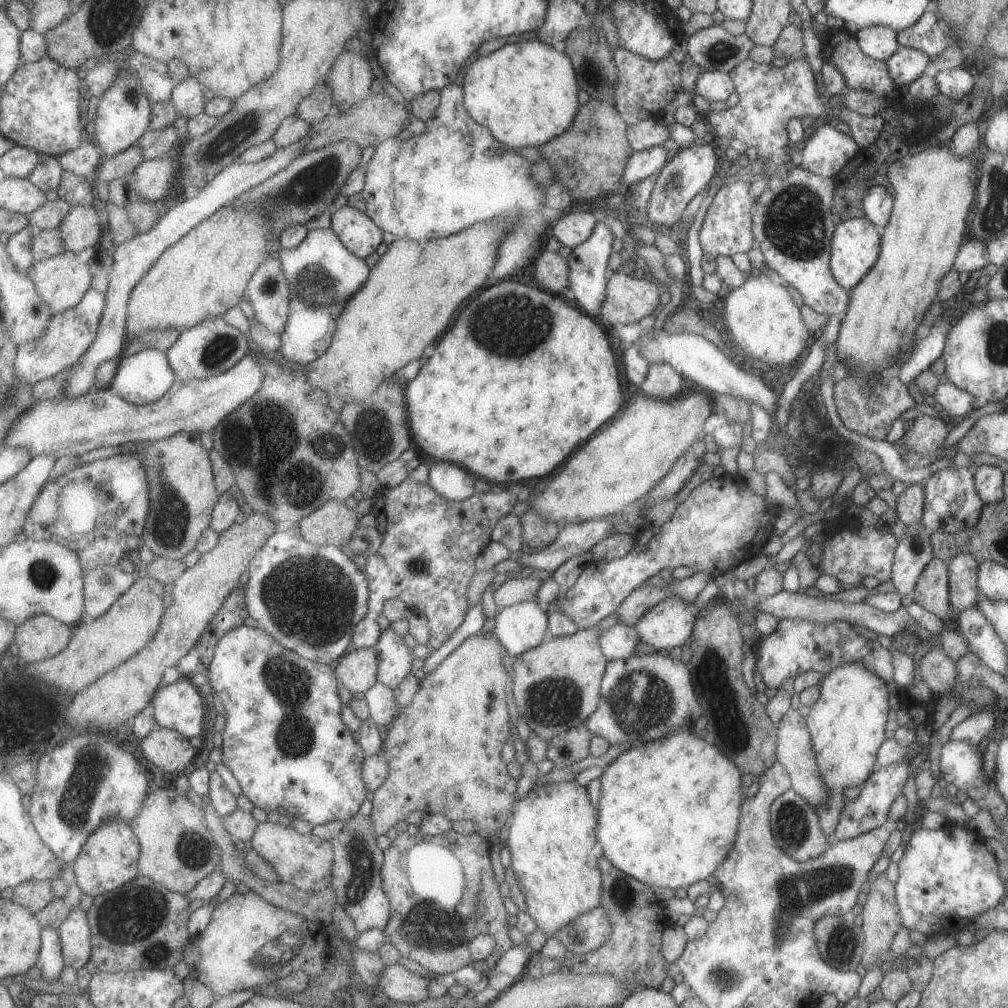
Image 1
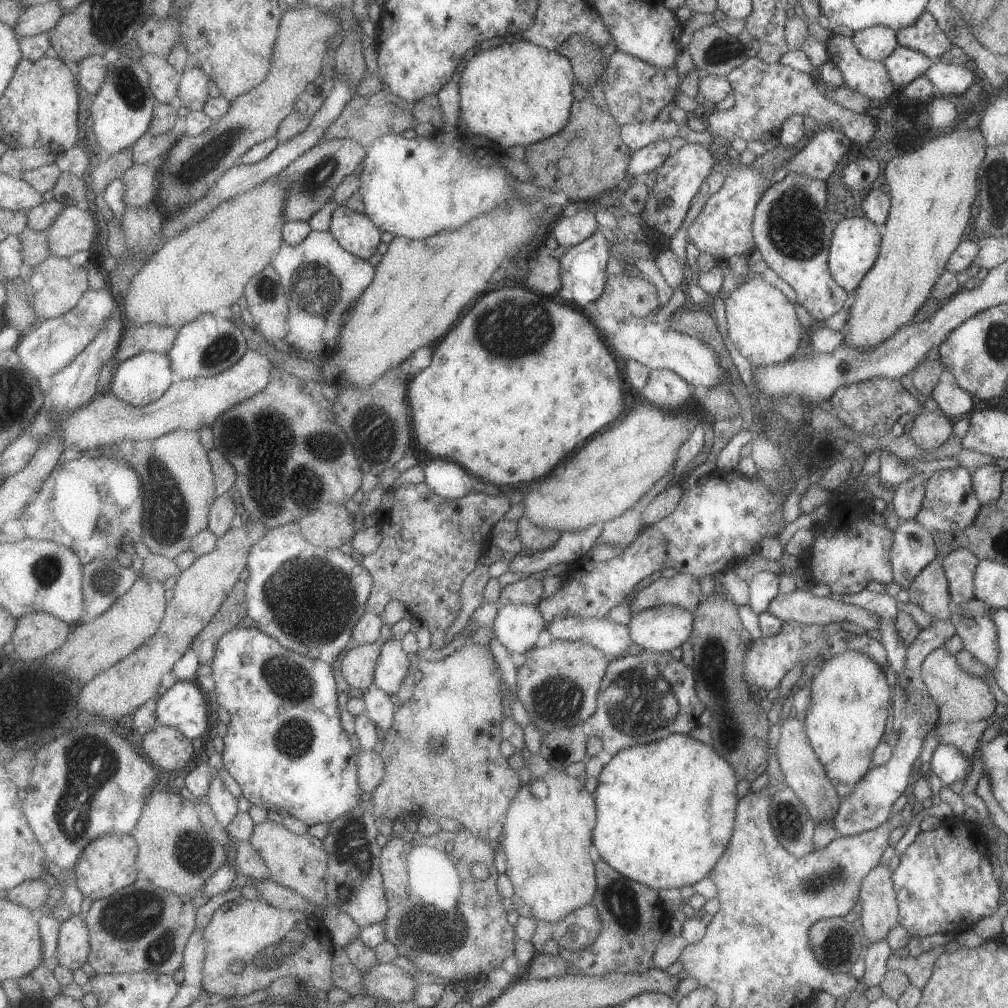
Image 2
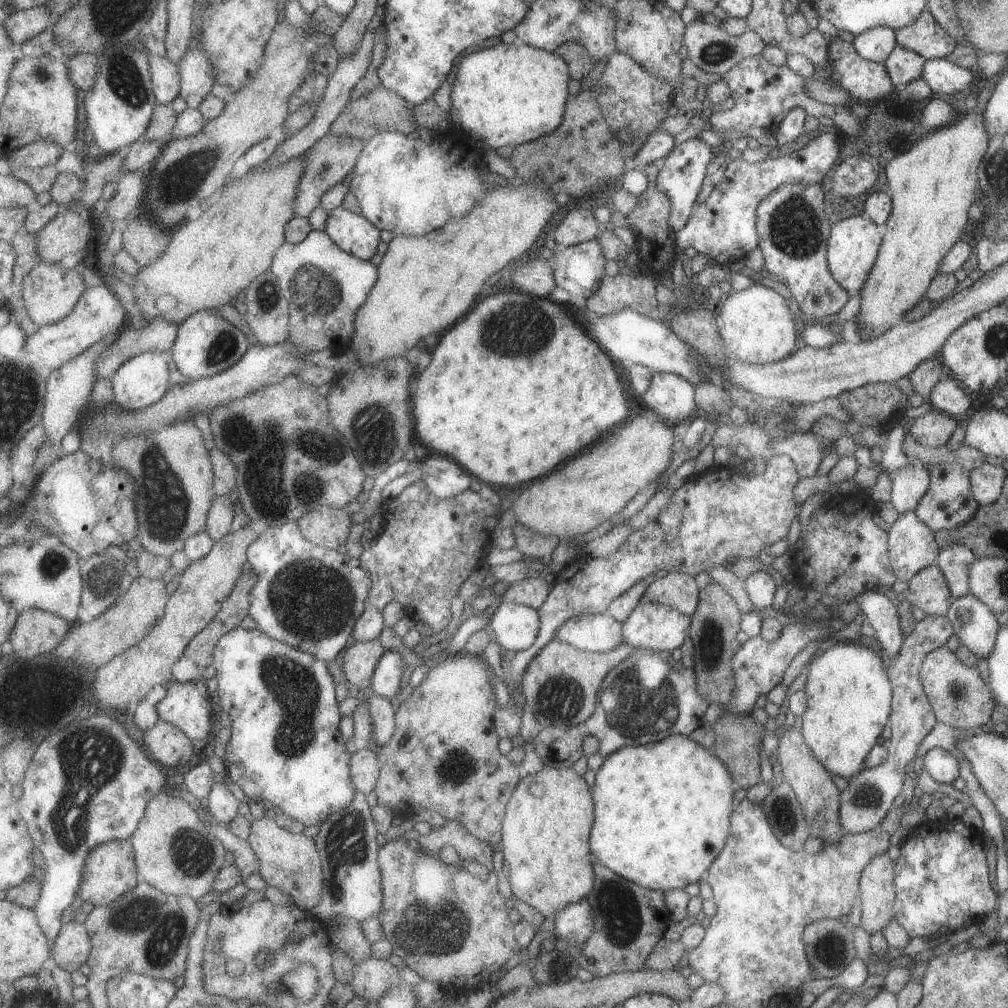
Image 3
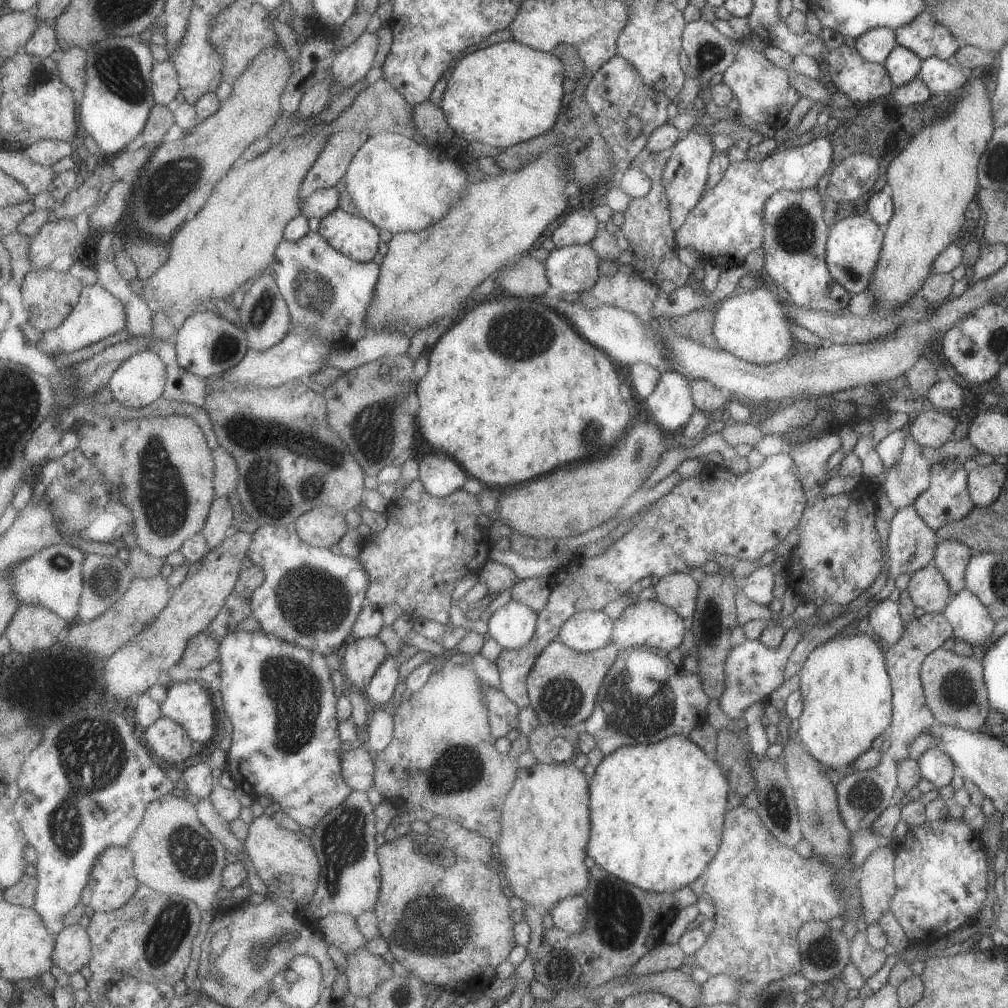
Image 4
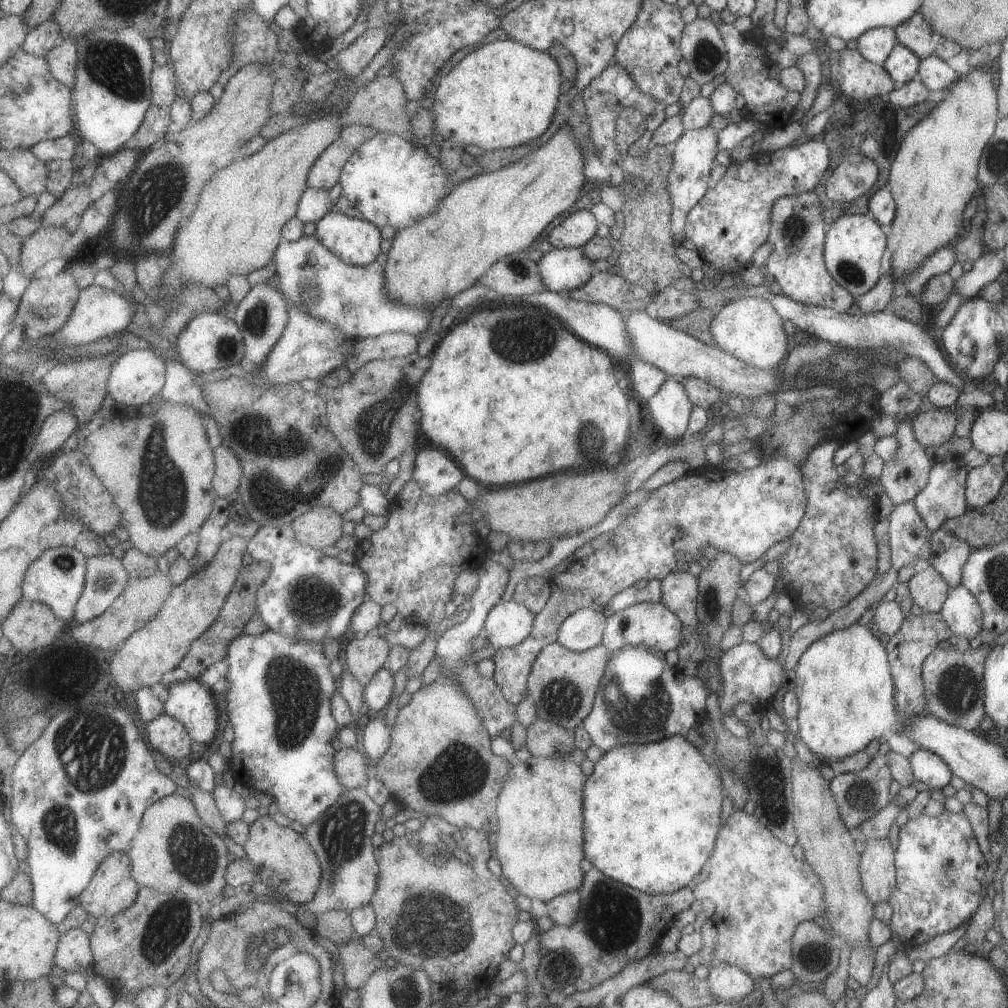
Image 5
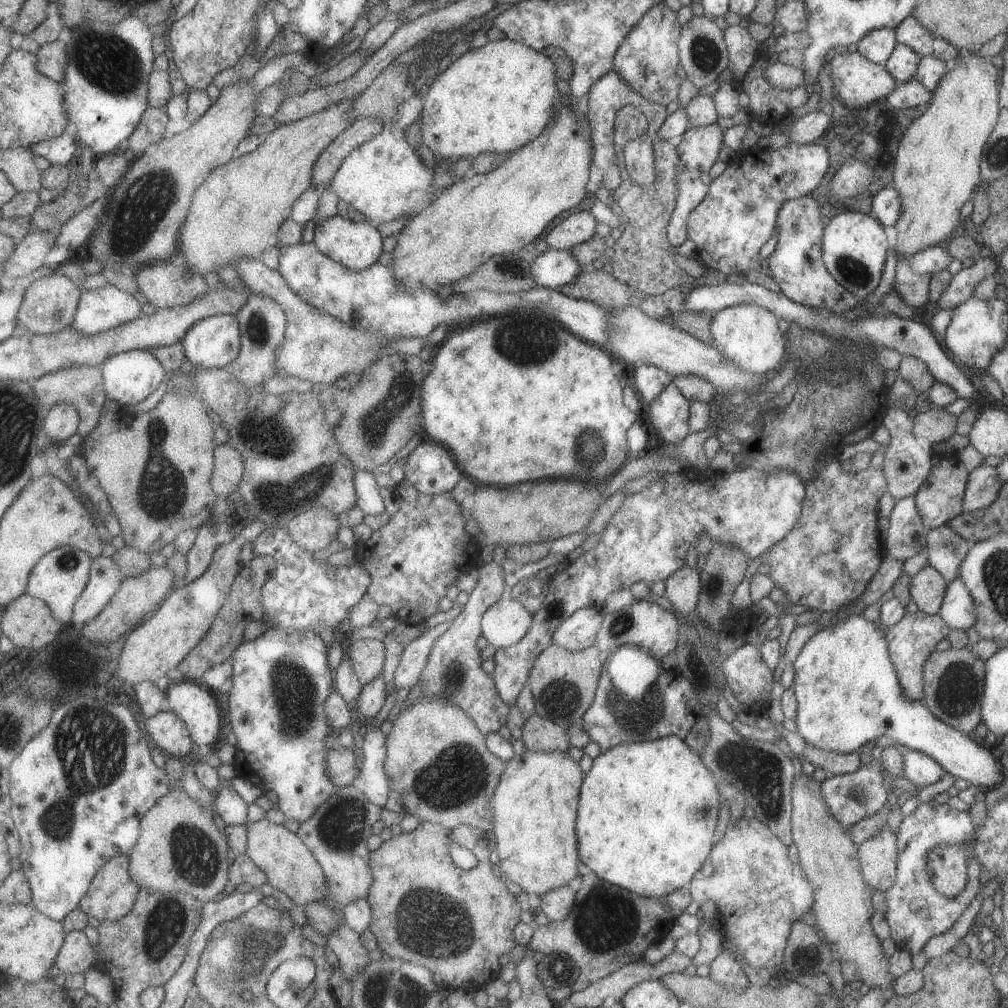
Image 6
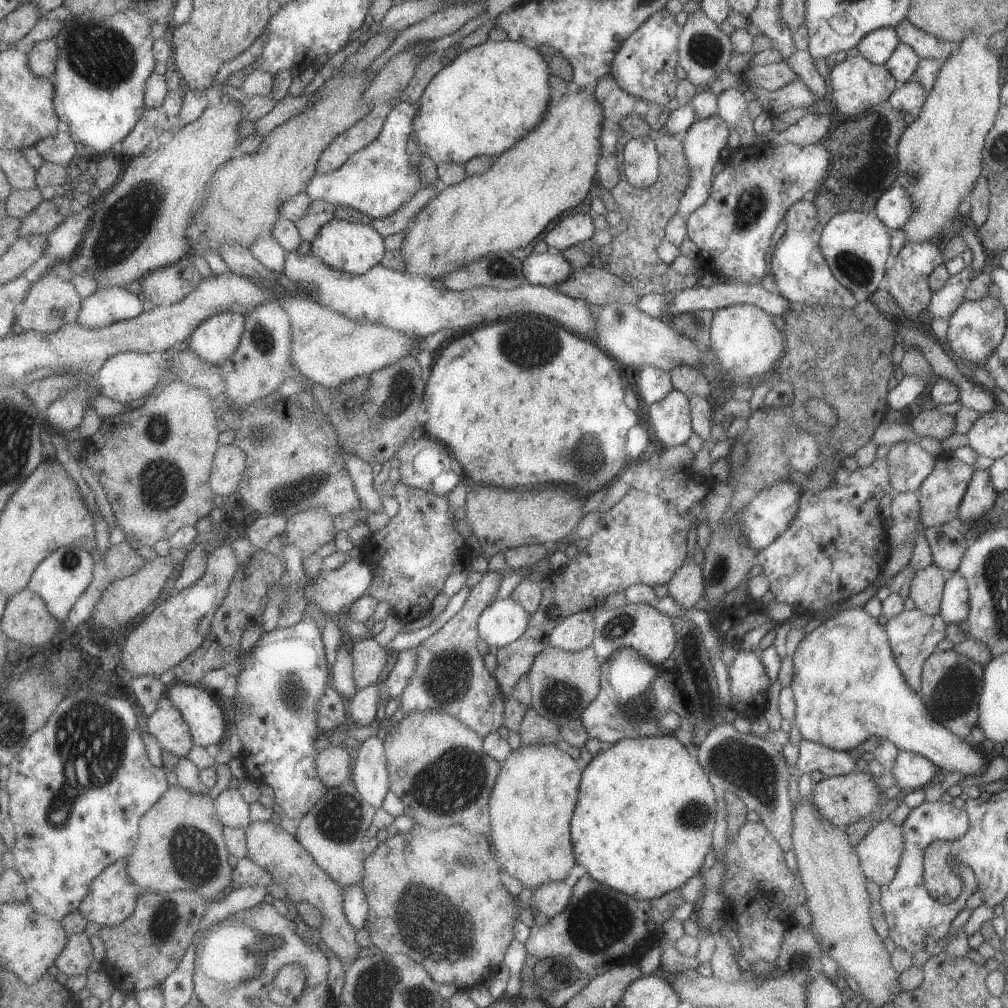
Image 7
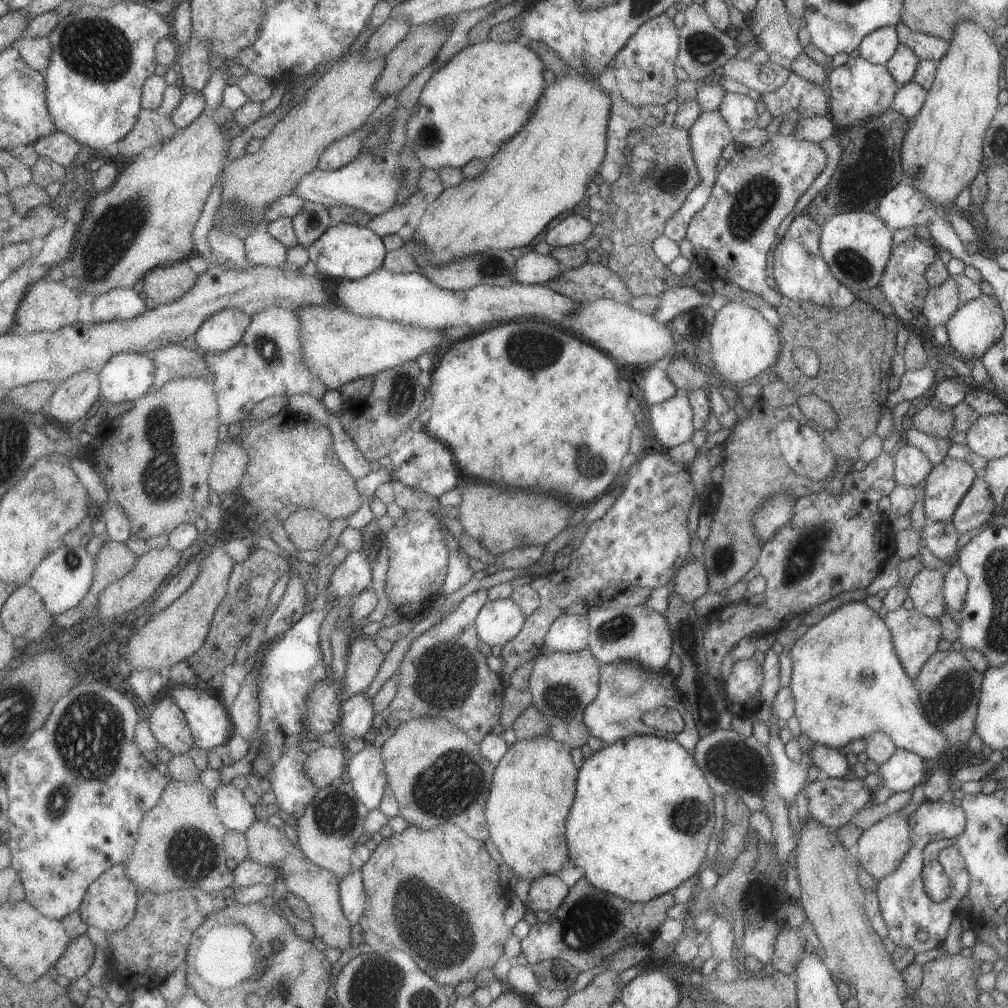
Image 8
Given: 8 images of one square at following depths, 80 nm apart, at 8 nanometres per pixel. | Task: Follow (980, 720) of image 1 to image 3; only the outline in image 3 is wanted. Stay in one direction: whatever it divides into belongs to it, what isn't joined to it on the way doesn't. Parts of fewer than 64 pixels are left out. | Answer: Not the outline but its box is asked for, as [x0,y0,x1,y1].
[915,723,982,758]

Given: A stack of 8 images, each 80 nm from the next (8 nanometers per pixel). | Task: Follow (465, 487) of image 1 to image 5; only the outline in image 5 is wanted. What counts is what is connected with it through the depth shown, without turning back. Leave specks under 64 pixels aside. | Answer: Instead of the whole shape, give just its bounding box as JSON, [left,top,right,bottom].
[410,448,463,495]

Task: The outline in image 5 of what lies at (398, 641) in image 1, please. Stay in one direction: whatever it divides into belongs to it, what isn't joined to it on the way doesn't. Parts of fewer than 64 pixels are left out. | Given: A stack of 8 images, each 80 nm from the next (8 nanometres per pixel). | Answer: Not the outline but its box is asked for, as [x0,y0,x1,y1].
[364,668,395,715]

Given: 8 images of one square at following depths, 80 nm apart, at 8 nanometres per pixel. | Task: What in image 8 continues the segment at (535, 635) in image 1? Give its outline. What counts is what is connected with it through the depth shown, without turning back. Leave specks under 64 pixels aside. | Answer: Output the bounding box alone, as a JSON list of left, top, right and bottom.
[474,599,525,646]

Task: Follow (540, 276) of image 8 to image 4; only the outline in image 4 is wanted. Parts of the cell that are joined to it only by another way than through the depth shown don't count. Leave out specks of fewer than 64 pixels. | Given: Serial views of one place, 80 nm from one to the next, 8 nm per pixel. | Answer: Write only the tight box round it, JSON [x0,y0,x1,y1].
[542,243,599,299]

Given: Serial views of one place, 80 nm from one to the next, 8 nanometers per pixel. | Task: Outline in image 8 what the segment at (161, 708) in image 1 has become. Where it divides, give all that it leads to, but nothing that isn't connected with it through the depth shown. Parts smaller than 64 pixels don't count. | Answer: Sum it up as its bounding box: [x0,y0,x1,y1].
[172,685,234,751]

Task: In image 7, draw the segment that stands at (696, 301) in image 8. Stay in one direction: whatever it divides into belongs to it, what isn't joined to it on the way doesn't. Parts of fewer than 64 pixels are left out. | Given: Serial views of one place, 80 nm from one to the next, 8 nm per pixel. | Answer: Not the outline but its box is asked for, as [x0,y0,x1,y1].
[667,282,789,317]

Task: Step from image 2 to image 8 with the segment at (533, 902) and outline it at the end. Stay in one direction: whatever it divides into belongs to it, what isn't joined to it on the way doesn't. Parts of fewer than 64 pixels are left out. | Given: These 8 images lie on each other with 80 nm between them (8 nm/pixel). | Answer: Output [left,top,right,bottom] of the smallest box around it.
[485,736,577,881]

